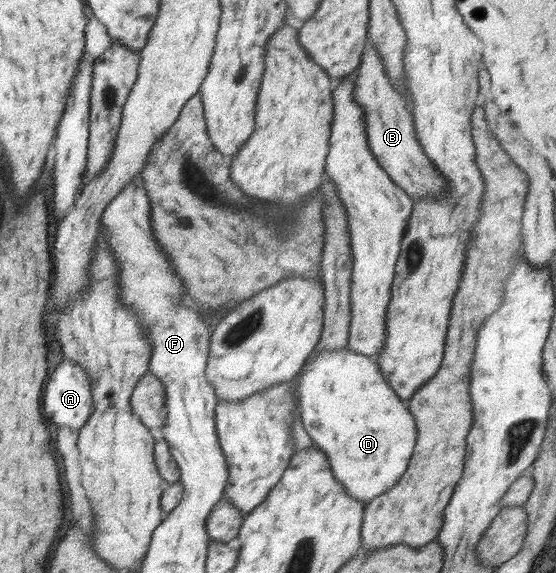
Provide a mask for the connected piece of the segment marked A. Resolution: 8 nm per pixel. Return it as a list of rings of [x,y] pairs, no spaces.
[[[64,360],[57,366],[50,376],[50,381],[46,384],[45,393],[45,416],[52,424],[58,428],[68,428],[68,430],[80,430],[86,425],[93,410],[93,392],[89,384],[89,376],[71,361]]]

